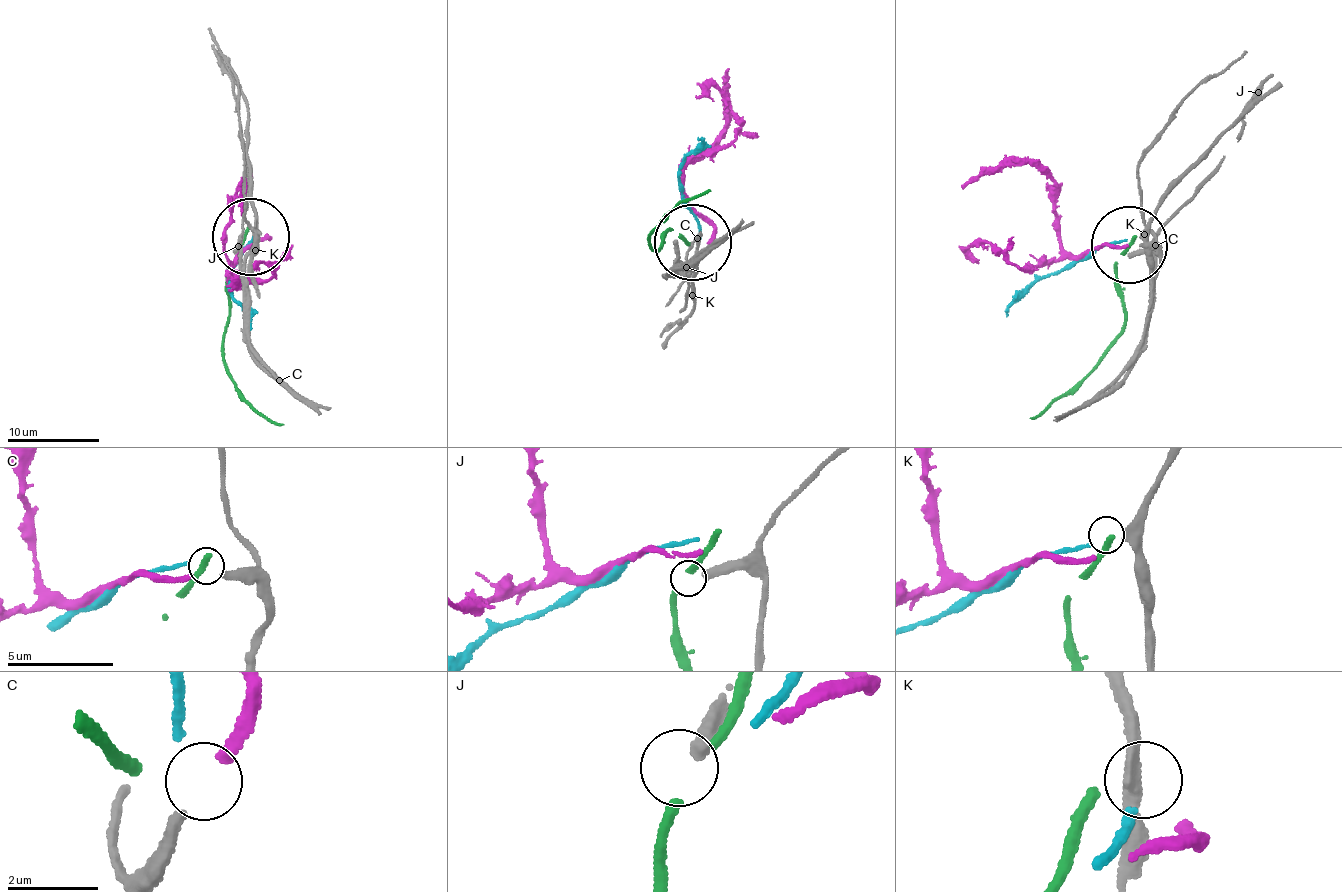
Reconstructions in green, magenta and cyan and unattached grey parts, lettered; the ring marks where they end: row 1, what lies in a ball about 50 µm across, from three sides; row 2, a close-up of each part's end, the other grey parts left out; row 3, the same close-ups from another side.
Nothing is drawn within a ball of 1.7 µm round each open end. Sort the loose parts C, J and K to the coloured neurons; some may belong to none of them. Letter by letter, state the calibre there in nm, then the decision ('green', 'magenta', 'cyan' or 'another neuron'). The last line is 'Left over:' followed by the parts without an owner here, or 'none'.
C: 320 nm | magenta
J: 400 nm | another neuron
K: 280 nm | cyan
Left over: J

